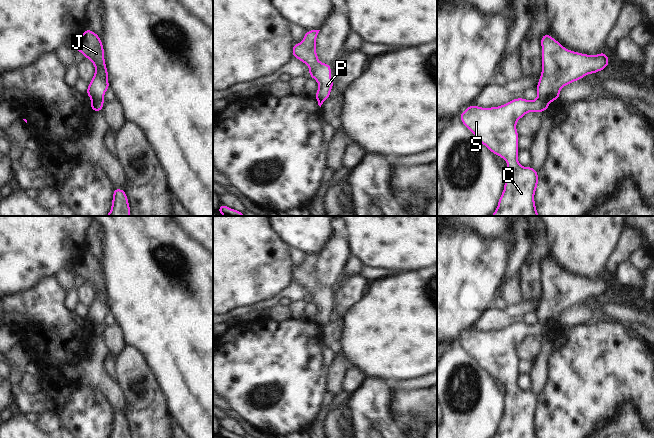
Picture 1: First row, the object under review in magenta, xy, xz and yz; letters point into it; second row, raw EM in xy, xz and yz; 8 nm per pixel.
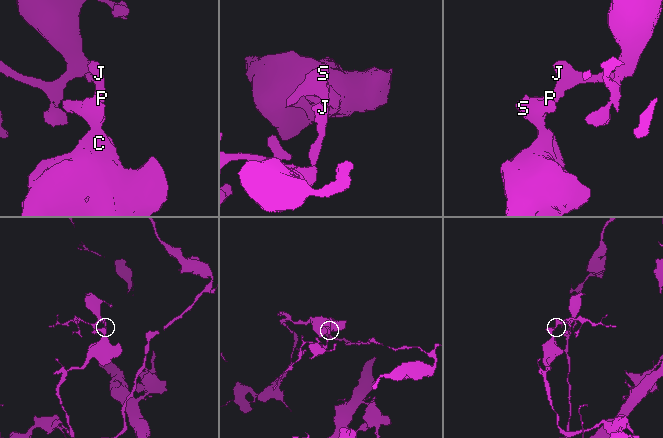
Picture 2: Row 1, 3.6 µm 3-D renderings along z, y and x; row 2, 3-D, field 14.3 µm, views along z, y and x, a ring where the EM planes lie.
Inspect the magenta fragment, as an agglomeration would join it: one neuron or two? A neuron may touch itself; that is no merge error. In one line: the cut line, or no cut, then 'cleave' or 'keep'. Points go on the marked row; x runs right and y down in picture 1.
xy (102, 99), (92, 101) | cleave

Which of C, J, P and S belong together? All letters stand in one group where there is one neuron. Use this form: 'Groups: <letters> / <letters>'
Groups: C P S / J.

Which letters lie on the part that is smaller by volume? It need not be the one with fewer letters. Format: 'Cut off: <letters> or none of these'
Cut off: J

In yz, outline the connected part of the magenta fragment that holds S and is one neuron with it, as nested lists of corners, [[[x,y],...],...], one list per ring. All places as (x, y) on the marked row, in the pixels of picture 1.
[[[517,98],[498,107],[470,105],[460,114],[462,123],[479,142],[508,164],[504,173],[504,190],[491,216],[539,216],[534,201],[538,172],[533,167],[523,167],[518,163],[516,123],[527,112],[541,113],[548,106],[549,103],[539,98],[532,101]]]

